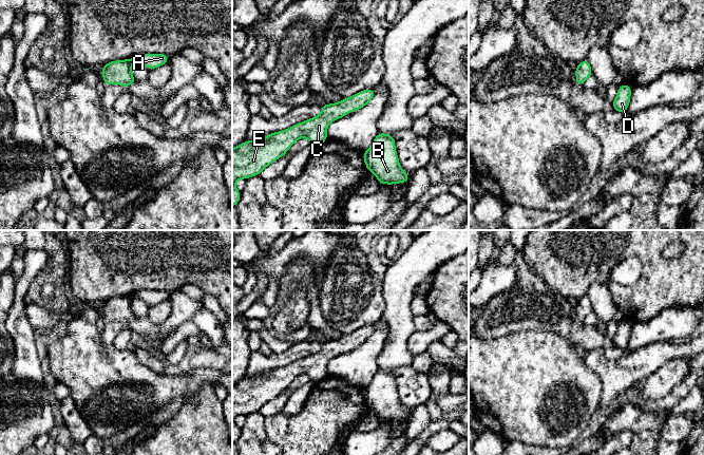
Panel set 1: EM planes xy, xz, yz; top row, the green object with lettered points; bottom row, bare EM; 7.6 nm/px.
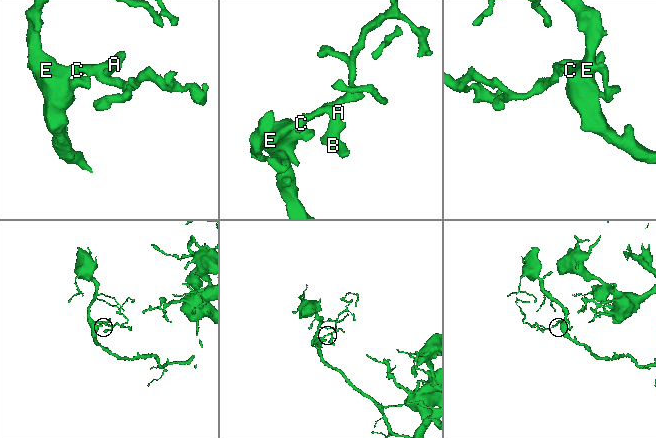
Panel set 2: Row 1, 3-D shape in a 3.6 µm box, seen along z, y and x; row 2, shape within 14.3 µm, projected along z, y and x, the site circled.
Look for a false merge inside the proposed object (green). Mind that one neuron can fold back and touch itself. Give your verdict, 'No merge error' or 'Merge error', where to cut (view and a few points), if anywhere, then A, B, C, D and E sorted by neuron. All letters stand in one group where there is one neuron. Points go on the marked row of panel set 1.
No merge error. No split. Groups: A B C D E

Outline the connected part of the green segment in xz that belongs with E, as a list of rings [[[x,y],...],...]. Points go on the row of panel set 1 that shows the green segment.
[[[363,90],[339,102],[322,105],[321,113],[299,122],[286,130],[271,133],[258,140],[243,141],[232,149],[232,206],[241,198],[235,182],[260,175],[260,173],[278,158],[284,156],[293,143],[306,137],[315,147],[327,139],[327,127],[334,120],[344,117],[348,112],[362,109],[374,97],[376,91]]]

